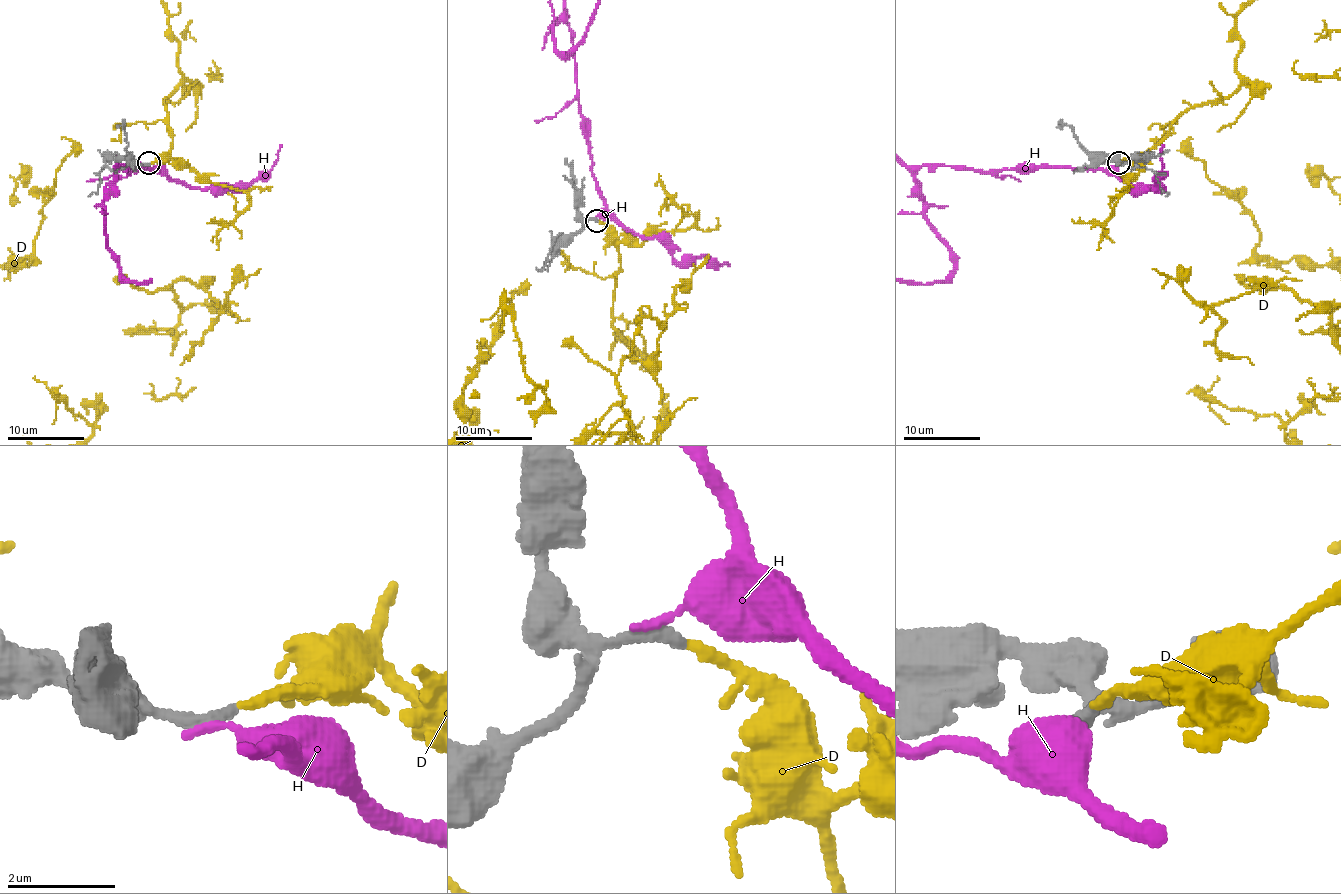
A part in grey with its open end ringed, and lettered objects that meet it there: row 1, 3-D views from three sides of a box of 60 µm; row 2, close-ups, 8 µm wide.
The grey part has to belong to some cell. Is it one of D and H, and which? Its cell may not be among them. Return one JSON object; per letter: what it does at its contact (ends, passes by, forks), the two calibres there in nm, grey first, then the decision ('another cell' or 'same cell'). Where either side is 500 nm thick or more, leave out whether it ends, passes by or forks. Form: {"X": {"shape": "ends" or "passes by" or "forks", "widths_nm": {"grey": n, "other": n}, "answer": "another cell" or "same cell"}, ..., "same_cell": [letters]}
{"D": {"shape": "ends", "widths_nm": {"grey": 280, "other": 190}, "answer": "same cell"}, "H": {"shape": "ends", "widths_nm": {"grey": 320, "other": 150}, "answer": "another cell"}, "same_cell": ["D"]}

